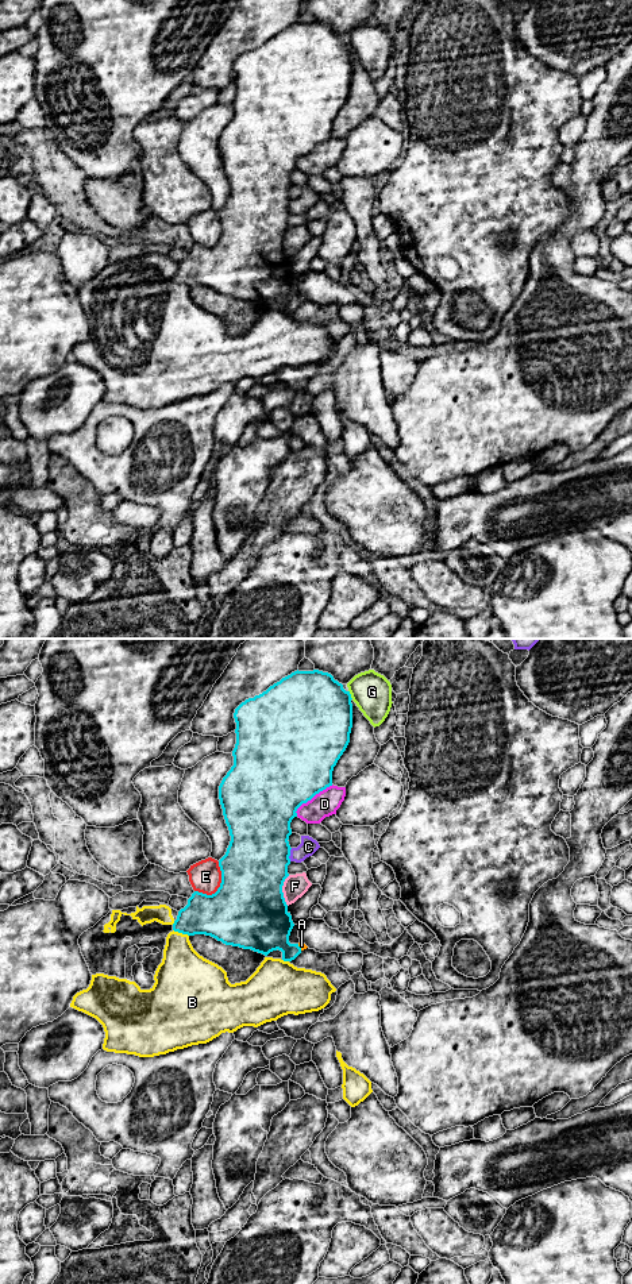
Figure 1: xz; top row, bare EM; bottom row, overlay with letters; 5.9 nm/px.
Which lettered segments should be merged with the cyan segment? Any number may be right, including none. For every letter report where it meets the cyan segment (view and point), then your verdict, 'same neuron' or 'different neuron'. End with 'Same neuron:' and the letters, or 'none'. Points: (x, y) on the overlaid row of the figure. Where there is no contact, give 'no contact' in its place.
A: contact xz (299, 947); same neuron
B: contact xz (181, 932); different neuron
C: contact xz (289, 855); different neuron
D: contact xz (311, 798); different neuron
E: contact xz (219, 887); different neuron
F: contact xz (281, 890); different neuron
G: contact xz (350, 694); different neuron
Same neuron: A

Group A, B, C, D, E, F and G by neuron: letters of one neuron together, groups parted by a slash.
A / B / C / D / E / F / G

